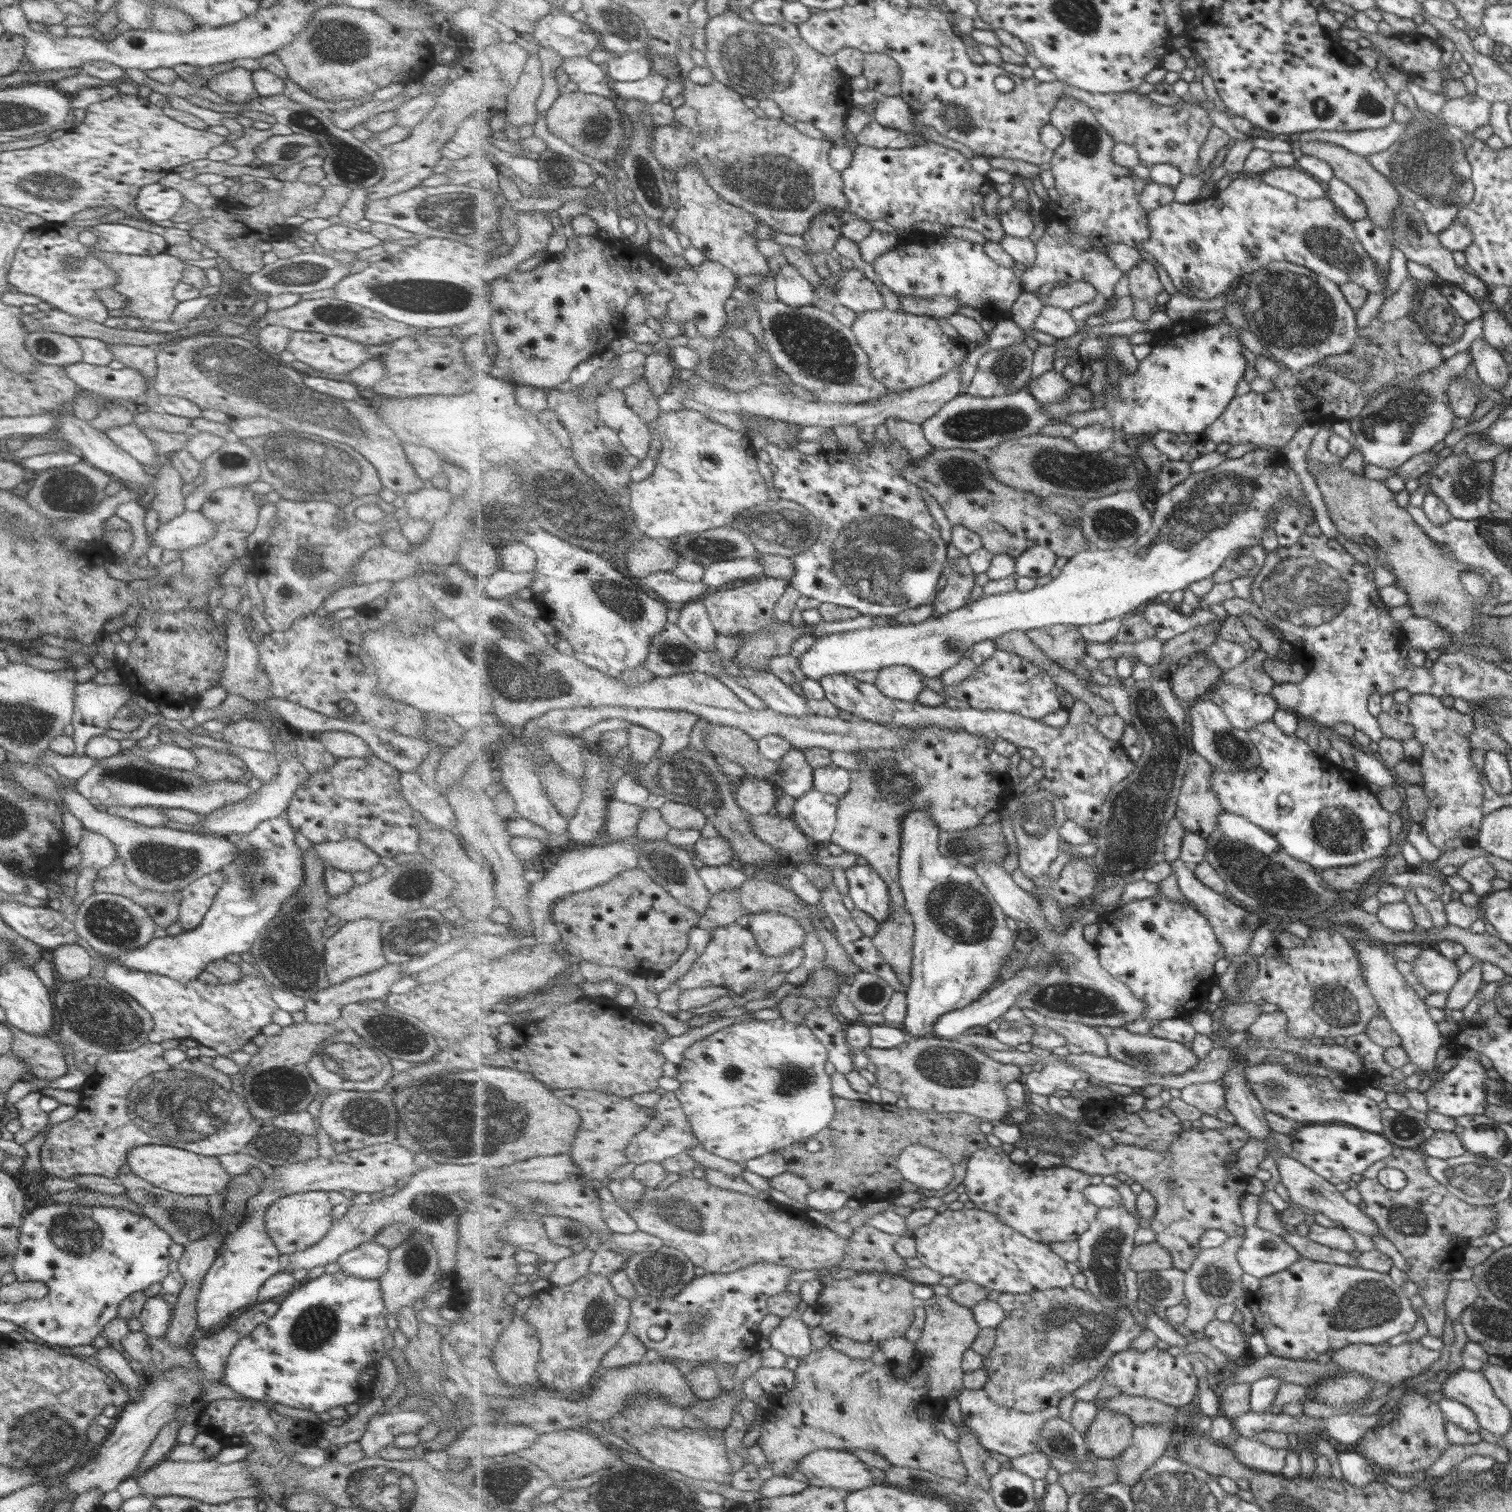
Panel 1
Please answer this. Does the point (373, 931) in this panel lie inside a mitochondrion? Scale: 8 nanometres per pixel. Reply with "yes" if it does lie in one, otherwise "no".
no

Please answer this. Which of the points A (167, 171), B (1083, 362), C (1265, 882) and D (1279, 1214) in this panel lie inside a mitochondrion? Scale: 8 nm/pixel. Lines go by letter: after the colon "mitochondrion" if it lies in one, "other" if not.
A: other
B: other
C: mitochondrion
D: other

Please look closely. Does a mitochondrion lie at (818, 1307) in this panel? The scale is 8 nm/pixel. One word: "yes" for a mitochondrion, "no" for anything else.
no

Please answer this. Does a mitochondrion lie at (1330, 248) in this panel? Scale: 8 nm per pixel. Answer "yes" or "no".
yes

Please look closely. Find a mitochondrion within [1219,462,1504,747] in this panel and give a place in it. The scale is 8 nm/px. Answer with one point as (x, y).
(1308, 590)

